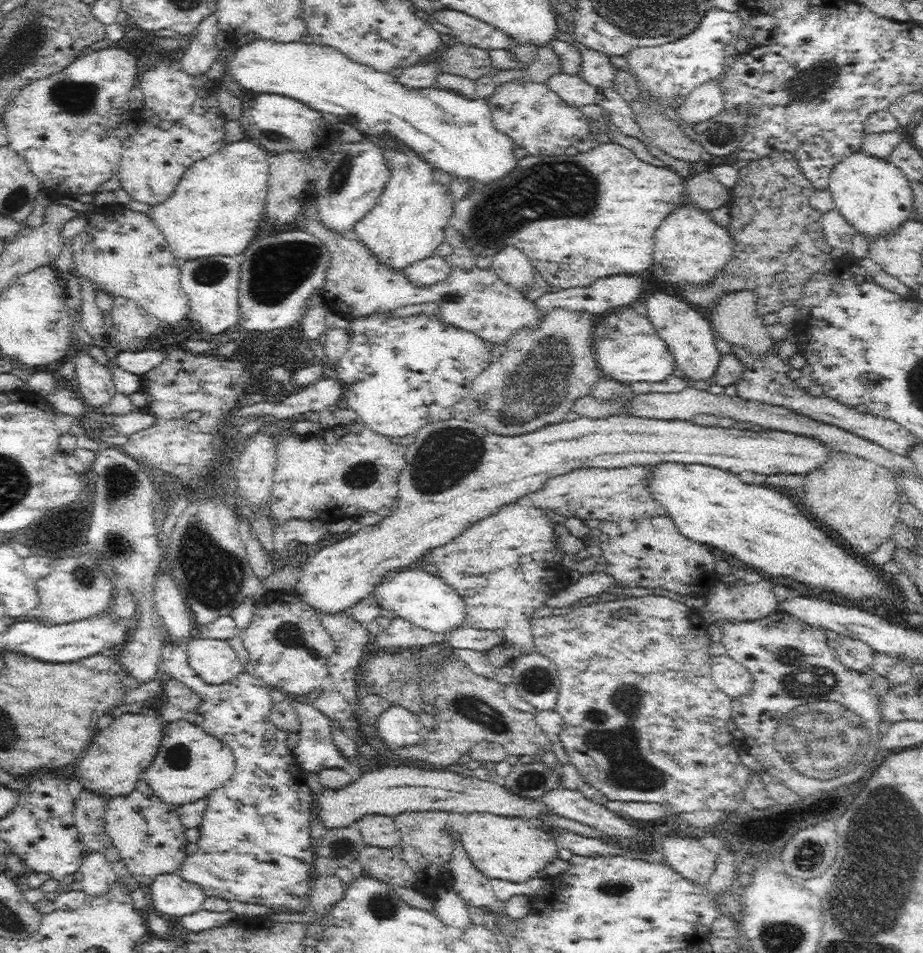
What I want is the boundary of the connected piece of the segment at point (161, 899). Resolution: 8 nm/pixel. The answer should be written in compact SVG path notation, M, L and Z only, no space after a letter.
M178 872L157 876L149 886L150 904L158 914L182 917L203 910L205 892L193 882L182 878Z

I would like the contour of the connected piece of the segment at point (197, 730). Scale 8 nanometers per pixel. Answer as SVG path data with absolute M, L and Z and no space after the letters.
M177 720L164 726L161 746L142 777L164 802L180 807L207 798L213 790L228 782L234 773L235 756L230 747L206 732L202 724Z

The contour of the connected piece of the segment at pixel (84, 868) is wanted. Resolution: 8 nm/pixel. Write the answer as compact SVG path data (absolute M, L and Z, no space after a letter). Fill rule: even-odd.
M99 852L84 855L78 876L86 896L97 897L106 894L118 877L106 855Z

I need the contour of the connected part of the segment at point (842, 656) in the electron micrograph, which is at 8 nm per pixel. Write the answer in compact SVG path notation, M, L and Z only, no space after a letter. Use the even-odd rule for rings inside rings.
M842 635L839 639L836 637L836 639L833 646L840 662L848 670L864 672L866 668L872 668L876 653L872 647L848 635Z

